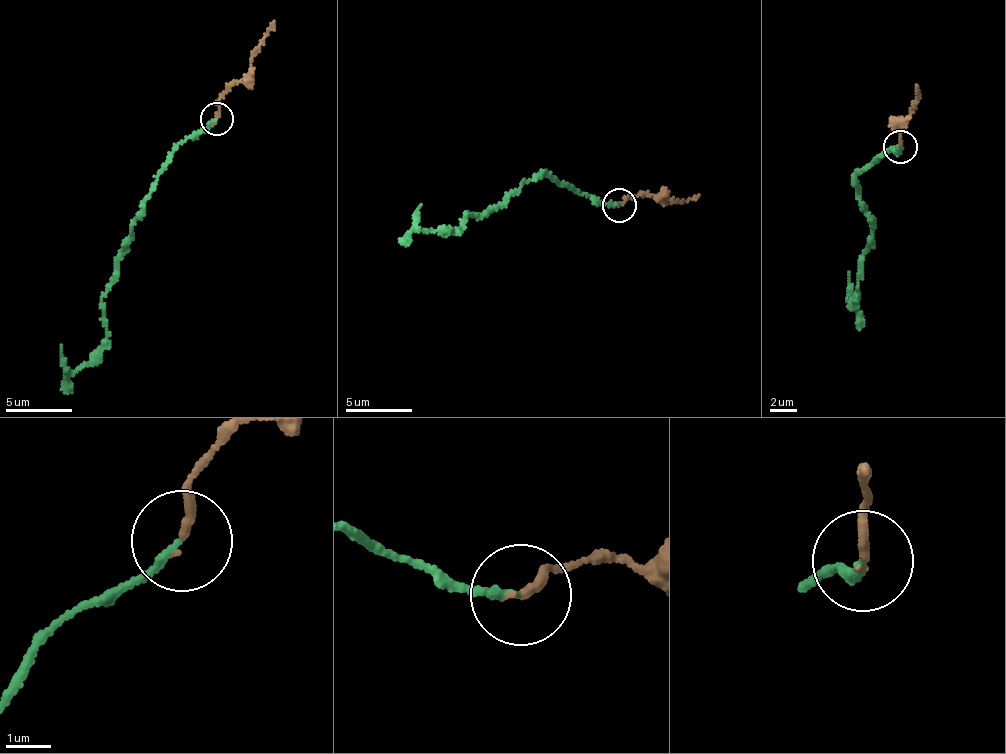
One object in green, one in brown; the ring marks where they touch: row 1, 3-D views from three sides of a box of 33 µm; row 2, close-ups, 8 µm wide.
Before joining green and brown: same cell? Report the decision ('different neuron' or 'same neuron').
same neuron

